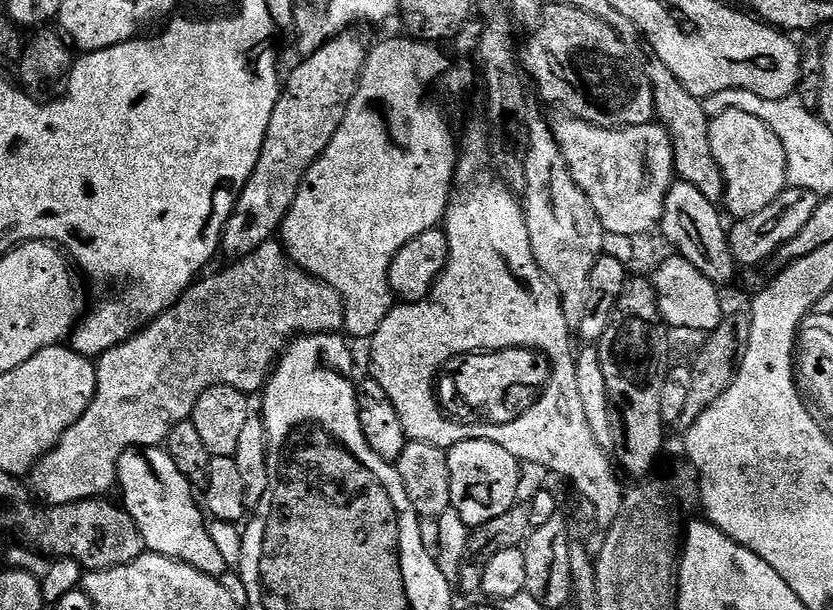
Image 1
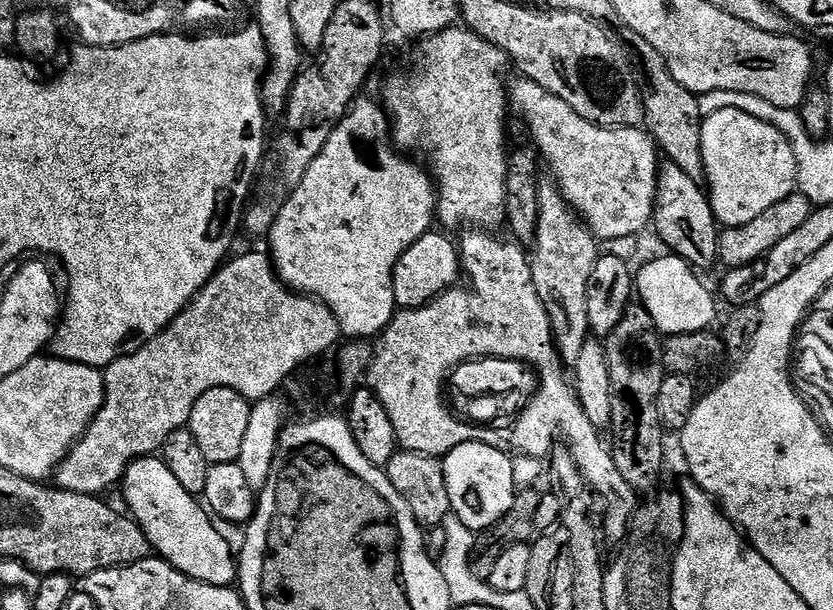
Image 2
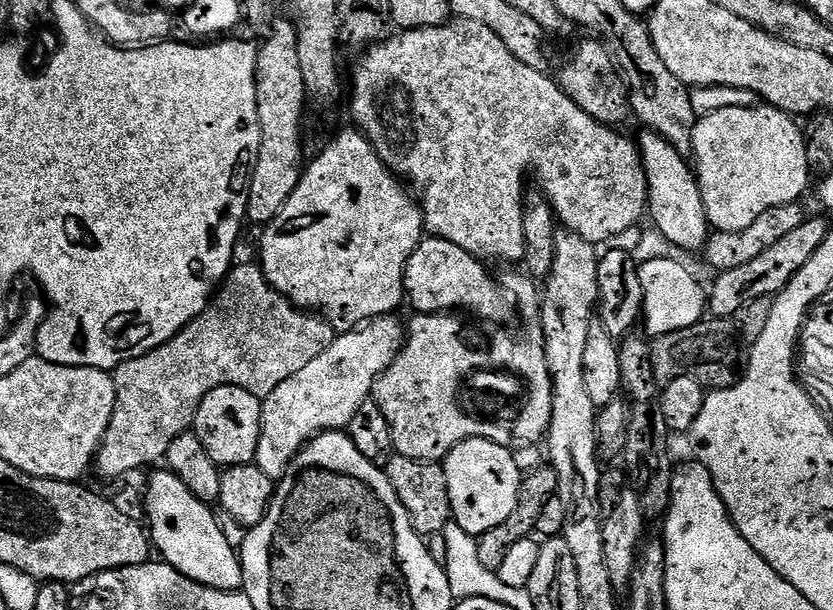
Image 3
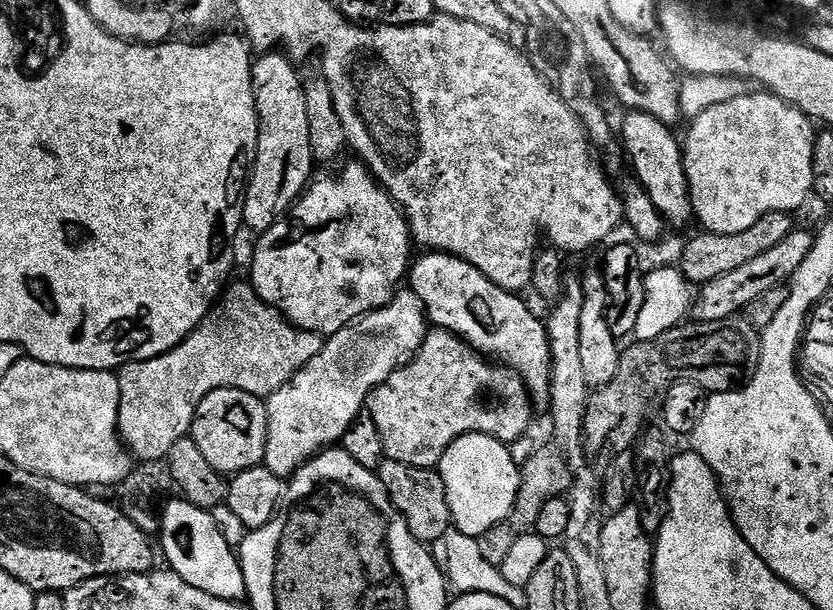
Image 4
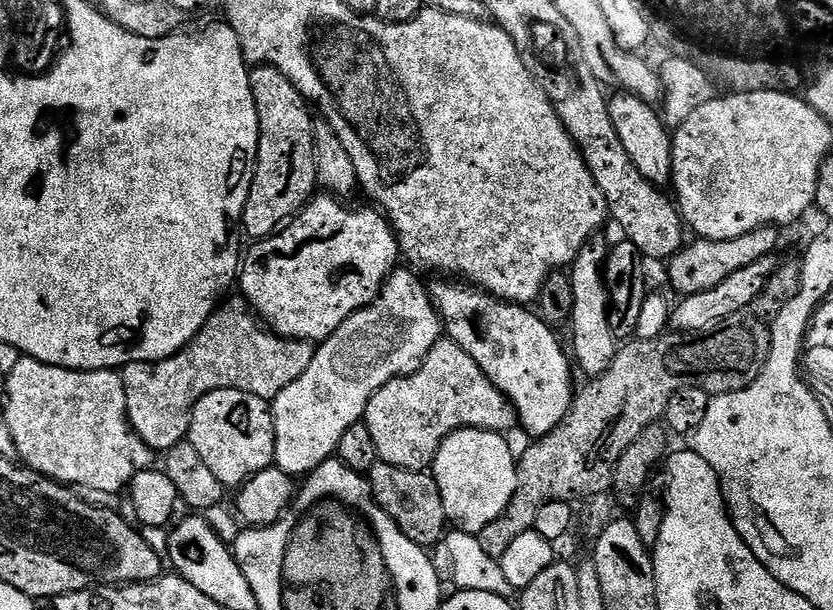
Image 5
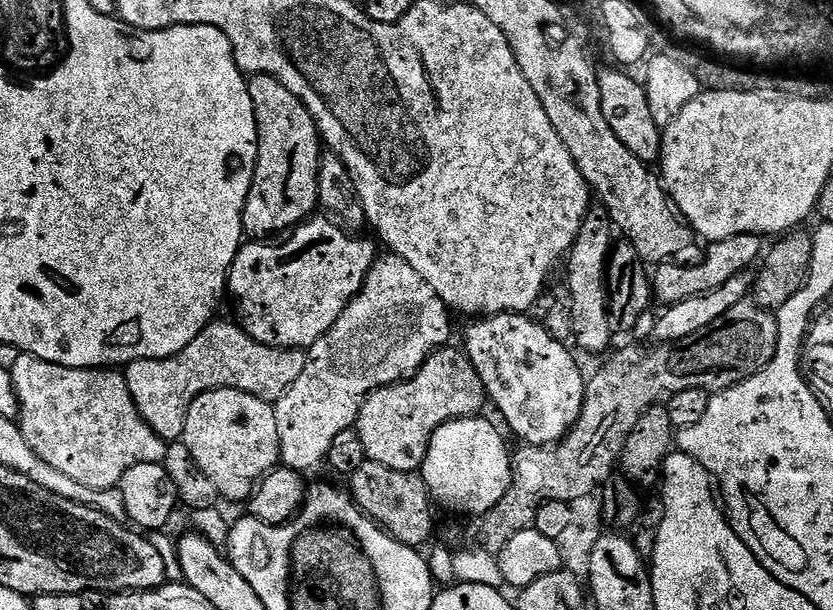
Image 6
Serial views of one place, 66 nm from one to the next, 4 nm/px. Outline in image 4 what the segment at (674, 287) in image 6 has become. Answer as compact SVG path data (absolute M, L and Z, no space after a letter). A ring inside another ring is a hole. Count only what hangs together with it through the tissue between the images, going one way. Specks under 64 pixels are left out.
M771 212L758 218L758 222L750 226L750 230L742 230L742 234L701 231L699 233L701 236L694 237L685 246L678 262L679 272L692 286L705 284L714 278L722 278L722 274L730 274L730 270L739 270L745 262L766 254L766 250L774 250L774 246L778 246L778 242L782 242L786 234L794 231L792 219L793 217L787 212Z

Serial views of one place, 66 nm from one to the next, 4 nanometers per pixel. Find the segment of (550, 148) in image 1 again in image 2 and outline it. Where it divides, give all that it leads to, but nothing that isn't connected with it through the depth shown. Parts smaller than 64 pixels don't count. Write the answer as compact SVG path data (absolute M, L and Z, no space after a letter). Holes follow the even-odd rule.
M544 178L540 181L540 189L538 190L538 198L540 199L540 209L538 210L538 226L536 227L536 243L534 251L531 255L532 262L532 277L534 278L534 286L538 286L538 294L542 298L544 305L548 310L548 317L550 318L550 326L552 327L552 339L556 345L556 349L560 352L560 357L564 359L565 365L575 365L576 359L580 357L582 346L586 346L586 342L590 338L590 302L588 301L588 291L590 290L590 278L594 274L594 266L596 261L600 259L602 252L598 250L598 241L592 234L592 229L588 227L587 223L576 213L576 211L569 206L566 198L561 196L559 186L551 179Z

